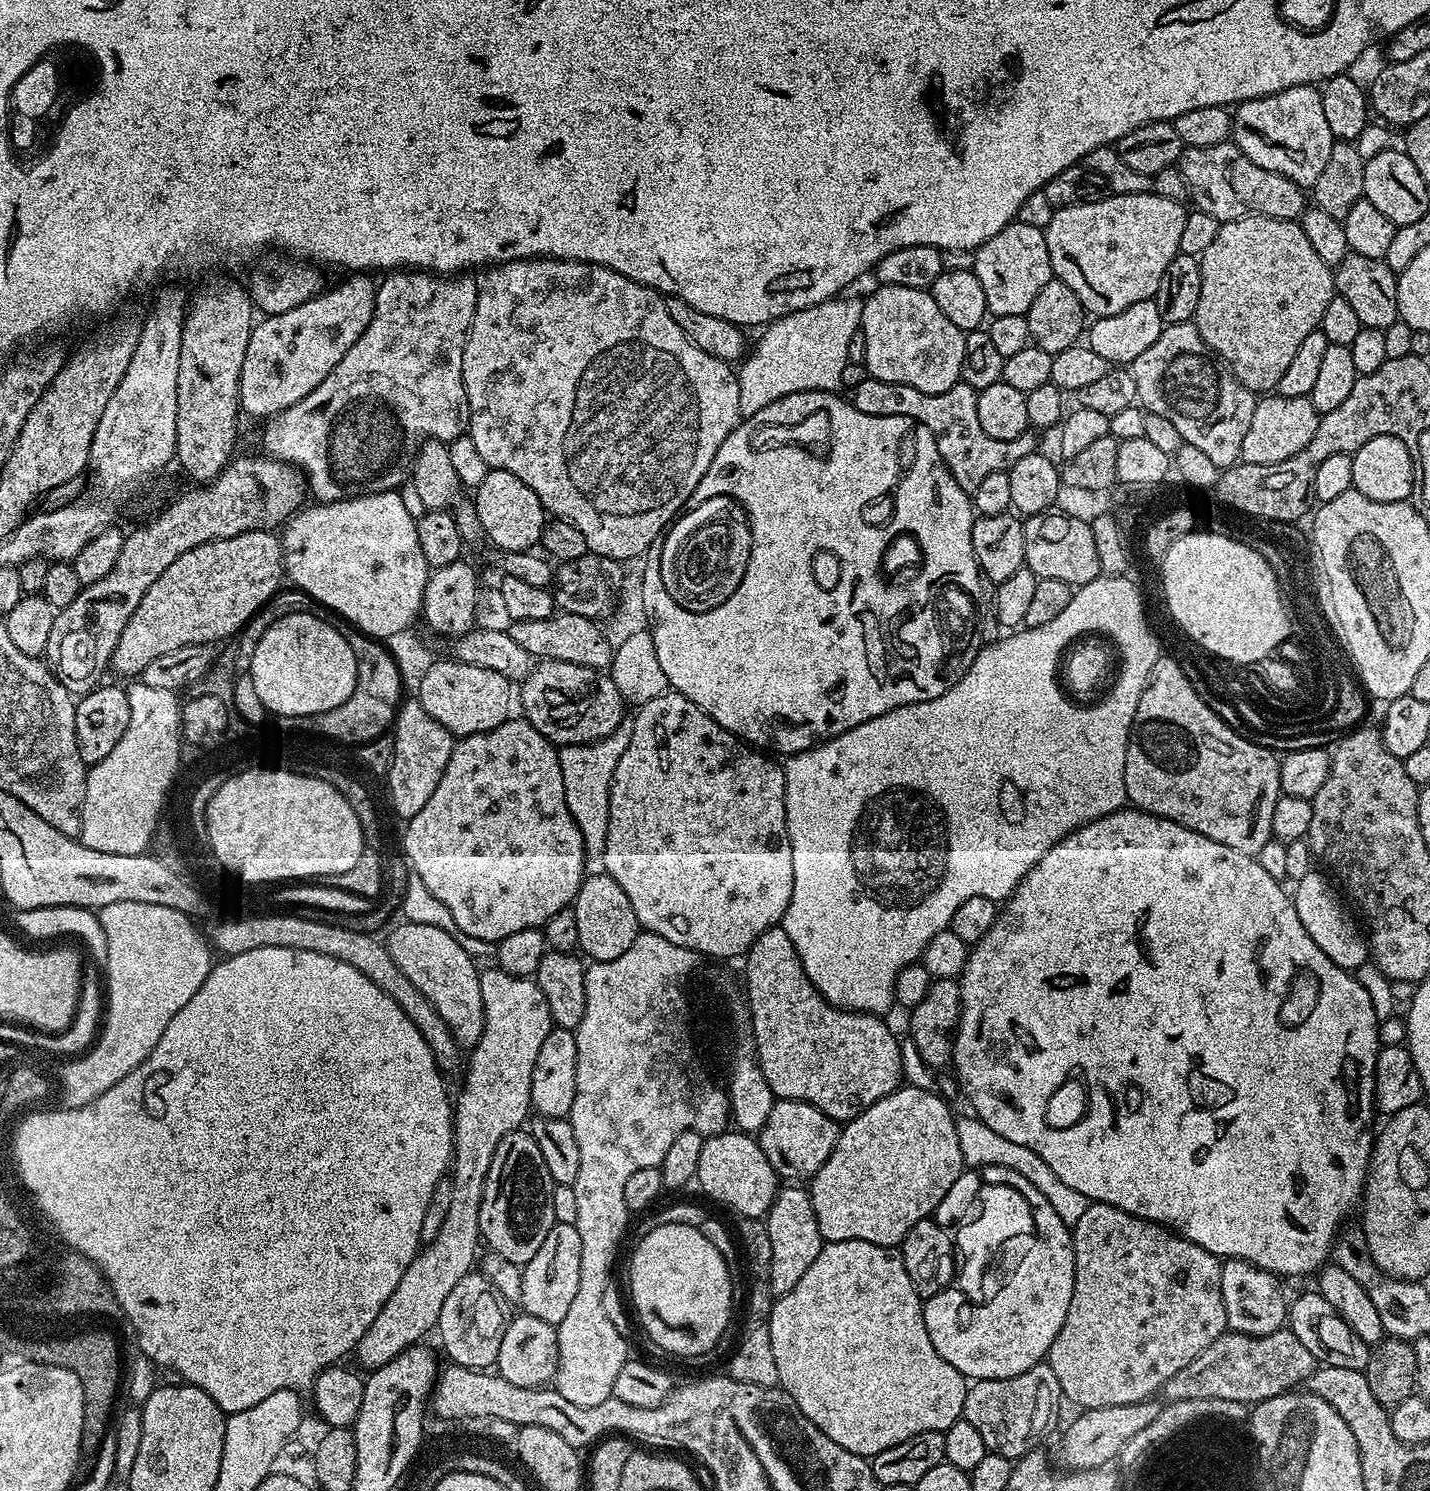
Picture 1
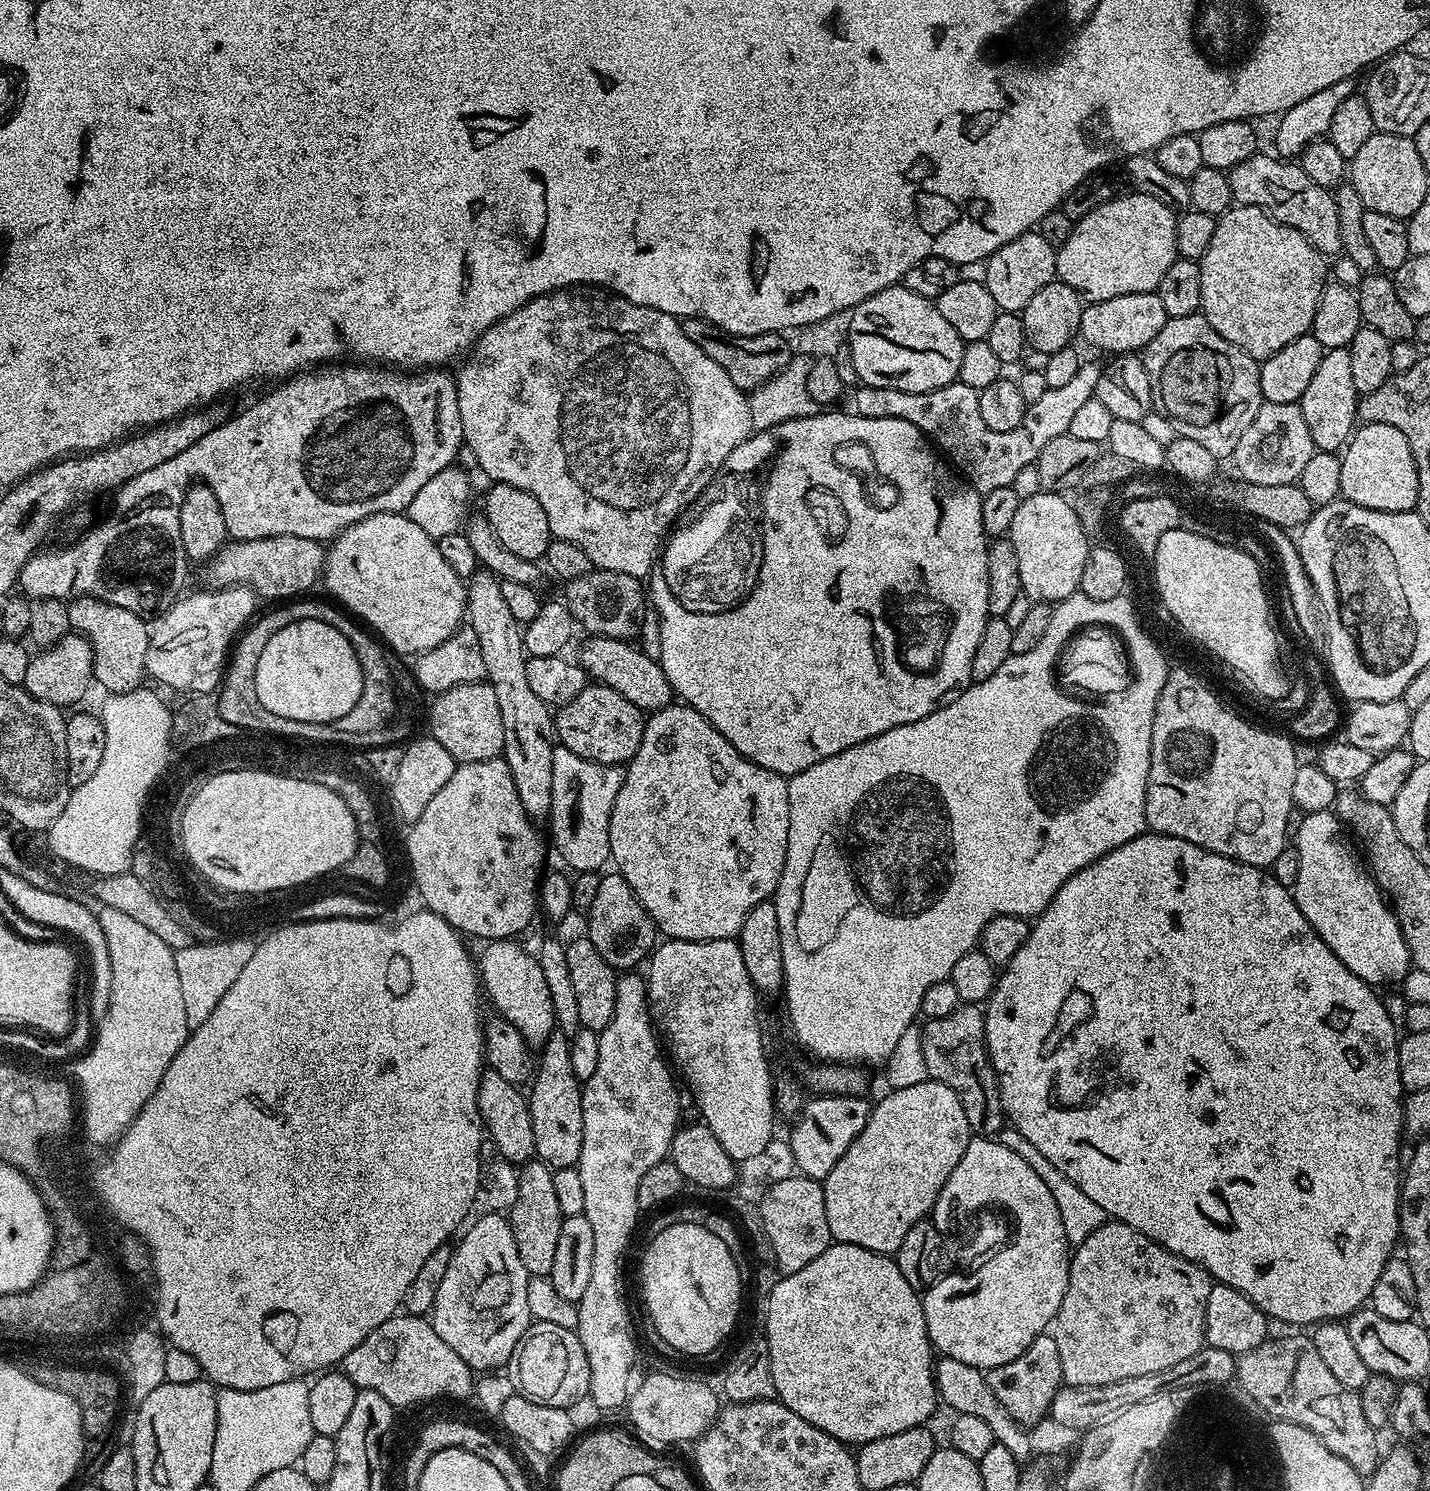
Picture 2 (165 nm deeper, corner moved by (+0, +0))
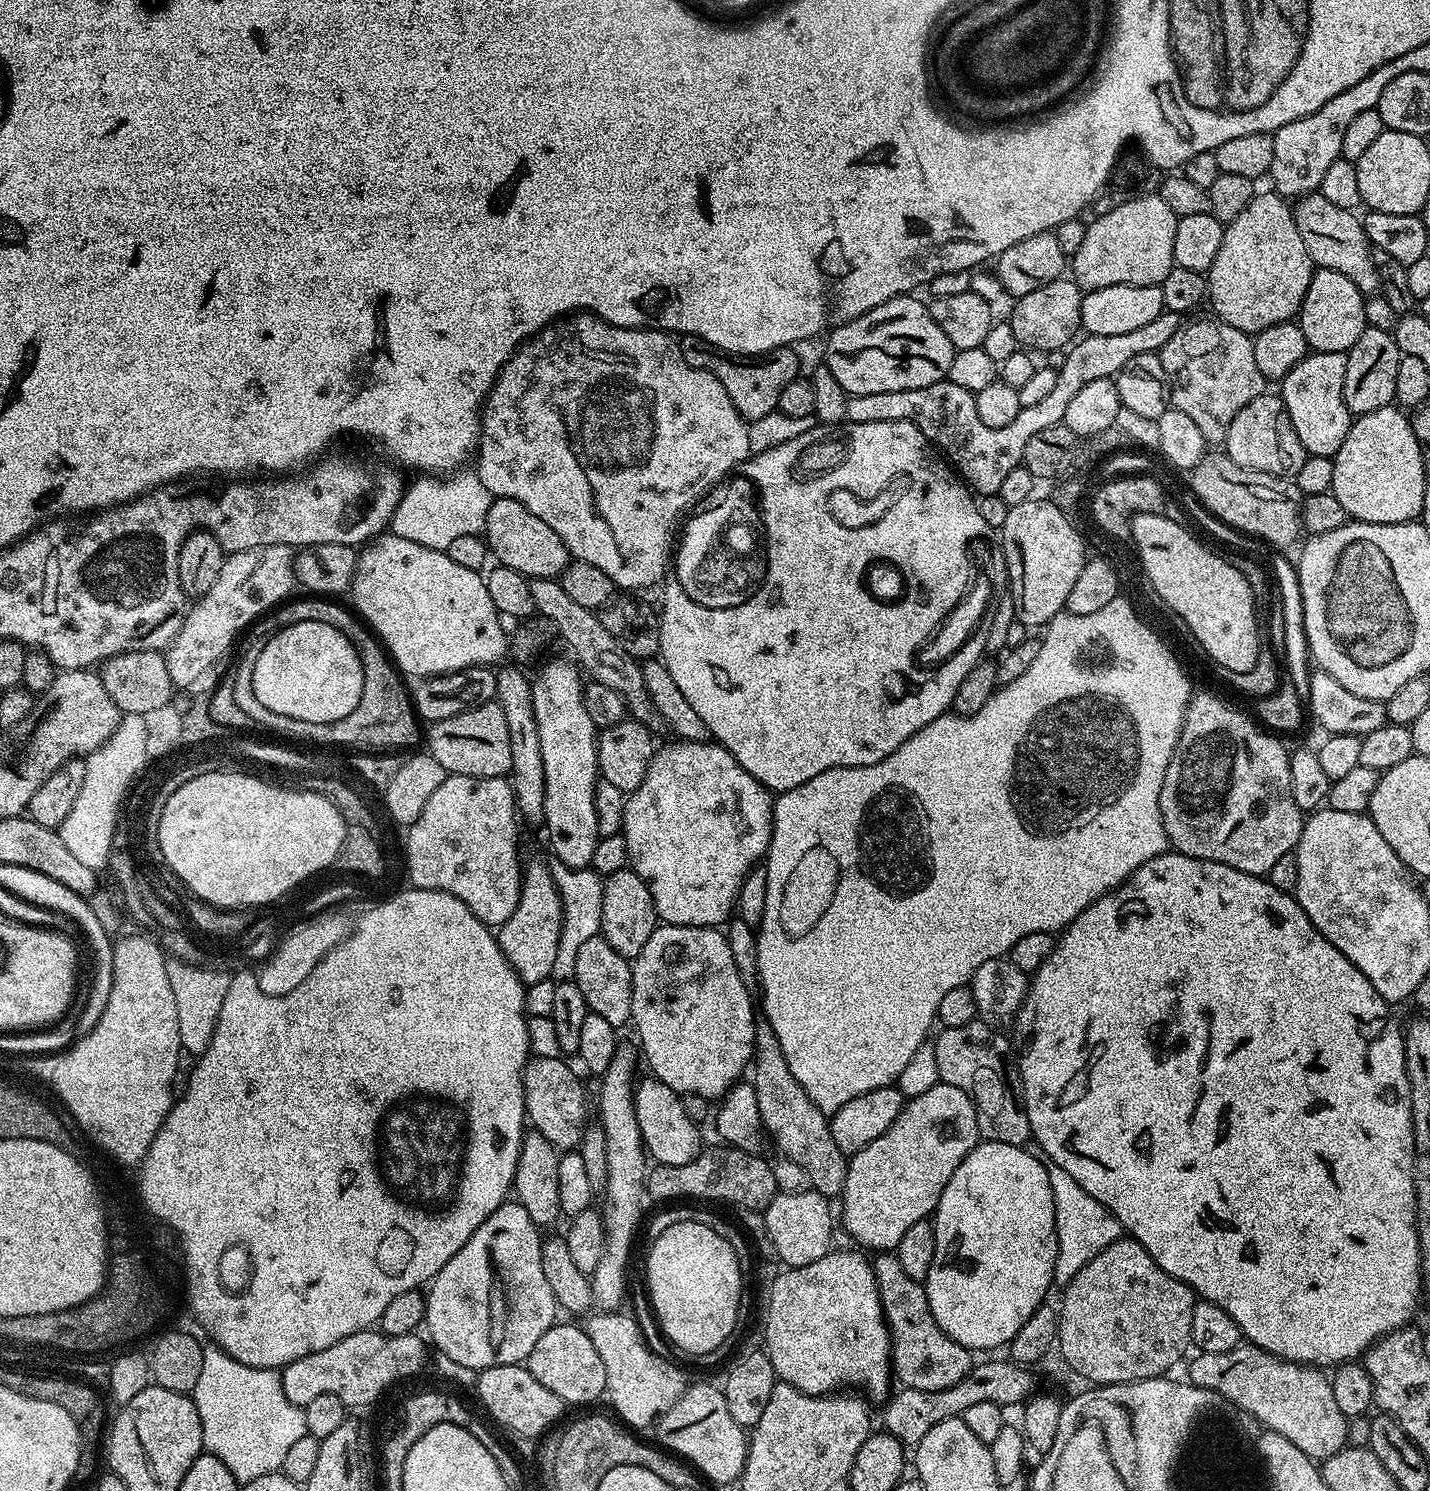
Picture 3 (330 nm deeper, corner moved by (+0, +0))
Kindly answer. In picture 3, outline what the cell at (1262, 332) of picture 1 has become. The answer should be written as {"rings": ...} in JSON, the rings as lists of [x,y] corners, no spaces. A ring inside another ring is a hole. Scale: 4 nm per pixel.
{"rings":[[[1275,190],[1267,191],[1253,196],[1250,206],[1246,206],[1238,218],[1226,225],[1222,246],[1218,246],[1218,255],[1214,257],[1206,274],[1207,299],[1210,304],[1212,300],[1212,308],[1216,311],[1213,312],[1215,319],[1249,334],[1266,330],[1266,326],[1278,326],[1292,320],[1300,311],[1302,298],[1306,298],[1306,290],[1314,271],[1306,242],[1302,242],[1302,234],[1298,234],[1296,218],[1289,201]]]}

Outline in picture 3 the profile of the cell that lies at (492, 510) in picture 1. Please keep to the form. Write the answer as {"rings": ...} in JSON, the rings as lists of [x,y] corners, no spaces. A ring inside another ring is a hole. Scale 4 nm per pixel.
{"rings":[[[510,498],[493,499],[490,510],[486,514],[486,526],[482,533],[488,551],[499,563],[510,570],[518,570],[518,574],[529,580],[551,580],[559,578],[566,570],[570,559],[568,547],[538,518],[530,514],[522,502],[514,502]]]}

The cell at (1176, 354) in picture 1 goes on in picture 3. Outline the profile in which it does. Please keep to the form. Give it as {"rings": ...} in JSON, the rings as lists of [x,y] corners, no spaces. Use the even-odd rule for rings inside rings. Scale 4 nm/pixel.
{"rings":[[[1215,318],[1209,320],[1192,320],[1177,328],[1176,333],[1170,338],[1170,342],[1166,342],[1166,346],[1161,348],[1158,355],[1162,362],[1162,370],[1166,370],[1166,378],[1168,379],[1168,387],[1170,389],[1171,407],[1182,410],[1182,414],[1187,414],[1191,420],[1196,423],[1198,430],[1202,430],[1205,441],[1216,443],[1216,446],[1223,445],[1226,434],[1230,430],[1230,422],[1234,422],[1234,414],[1238,414],[1238,410],[1242,410],[1242,406],[1246,406],[1246,402],[1254,402],[1254,398],[1265,395],[1266,381],[1262,370],[1258,370],[1258,366],[1254,363],[1254,346],[1252,345],[1252,336],[1247,332],[1238,330],[1234,326],[1230,326],[1226,322]]]}

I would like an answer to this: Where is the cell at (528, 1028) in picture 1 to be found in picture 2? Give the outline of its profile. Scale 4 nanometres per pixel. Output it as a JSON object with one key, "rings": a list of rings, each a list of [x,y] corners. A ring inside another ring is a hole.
{"rings":[[[515,939],[485,943],[478,956],[478,975],[483,991],[492,999],[497,1013],[509,1020],[532,1046],[543,1046],[556,1028],[549,987],[537,957],[528,953]]]}

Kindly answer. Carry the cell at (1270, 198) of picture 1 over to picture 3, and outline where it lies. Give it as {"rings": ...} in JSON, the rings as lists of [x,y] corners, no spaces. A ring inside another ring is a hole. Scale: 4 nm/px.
{"rings":[[[1313,194],[1295,201],[1294,215],[1298,234],[1302,234],[1302,242],[1306,242],[1306,250],[1316,268],[1338,270],[1338,274],[1350,278],[1360,292],[1379,293],[1380,275],[1372,257],[1373,246],[1368,240],[1363,219],[1353,209],[1339,208],[1325,196]]]}

